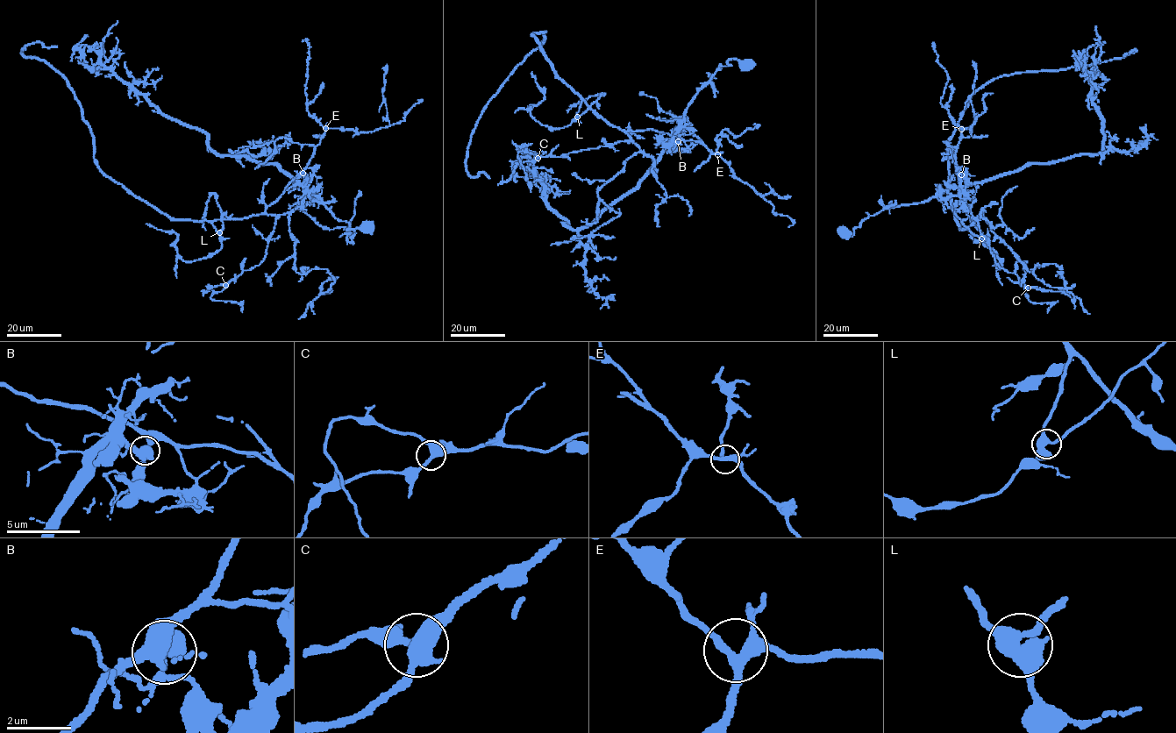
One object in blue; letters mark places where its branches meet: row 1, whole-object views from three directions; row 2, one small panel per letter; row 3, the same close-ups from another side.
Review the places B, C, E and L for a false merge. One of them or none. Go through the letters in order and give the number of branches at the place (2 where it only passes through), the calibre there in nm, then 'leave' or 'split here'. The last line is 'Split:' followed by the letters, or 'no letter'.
B: 4 branches meet; 200 nm thick; split here
C: 4 branches meet; 360 nm thick; leave
E: 4 branches meet; 280 nm thick; leave
L: 4 branches meet; 400 nm thick; leave
Split: B

